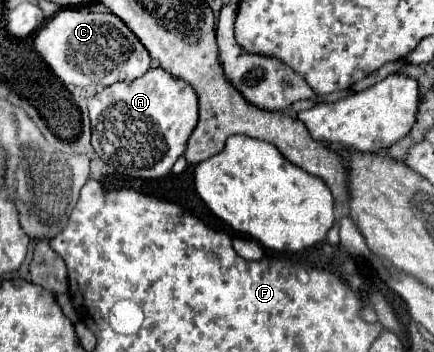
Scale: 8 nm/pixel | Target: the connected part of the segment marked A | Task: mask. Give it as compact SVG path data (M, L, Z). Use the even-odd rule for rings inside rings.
M162 68L148 70L134 82L116 82L98 92L90 102L92 146L116 172L136 178L164 178L184 154L192 128L198 124L198 98L194 88L176 80ZM134 128L134 138L130 136Z

